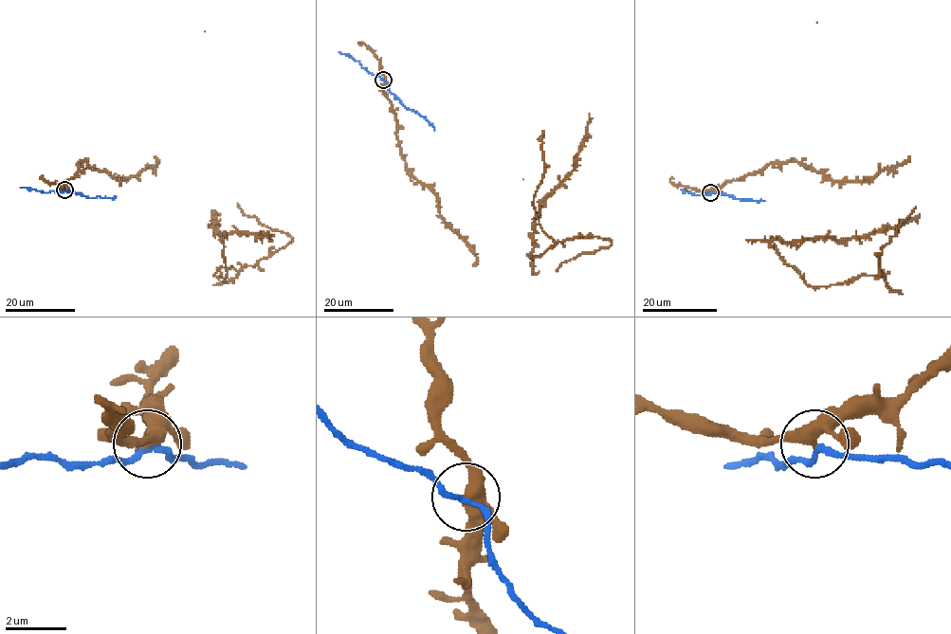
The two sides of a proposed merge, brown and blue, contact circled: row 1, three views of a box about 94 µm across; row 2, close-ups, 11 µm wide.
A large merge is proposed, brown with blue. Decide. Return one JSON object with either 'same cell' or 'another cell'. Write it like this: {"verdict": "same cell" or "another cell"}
{"verdict": "another cell"}

